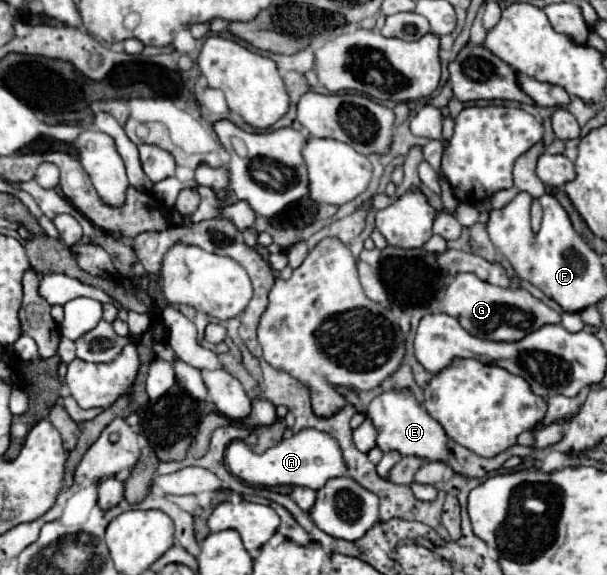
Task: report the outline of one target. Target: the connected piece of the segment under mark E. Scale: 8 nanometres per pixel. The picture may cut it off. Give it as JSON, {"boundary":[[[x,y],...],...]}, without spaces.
{"boundary":[[[387,389],[375,395],[367,409],[373,425],[377,427],[377,447],[381,451],[399,451],[401,455],[417,455],[429,461],[445,461],[449,441],[445,429],[421,407],[411,389]]]}

